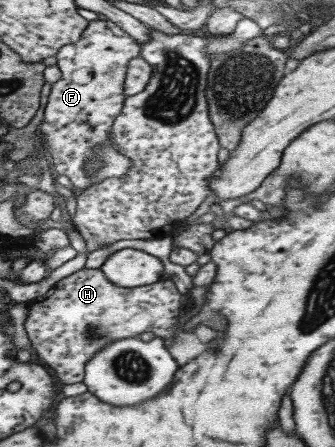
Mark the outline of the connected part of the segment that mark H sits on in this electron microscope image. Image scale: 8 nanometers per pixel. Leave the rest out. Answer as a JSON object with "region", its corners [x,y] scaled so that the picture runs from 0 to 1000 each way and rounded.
{"region":[[[242,600],[200,620],[167,629],[128,660],[81,680],[84,698],[69,732],[104,781],[104,794],[134,812],[152,834],[188,859],[236,857],[251,846],[251,817],[284,794],[284,785],[307,781],[319,767],[406,754],[418,745],[457,745],[493,767],[504,767],[516,752],[540,740],[540,655],[528,651],[507,622],[475,624],[463,633],[400,644],[358,644],[337,638],[290,602]]]}

